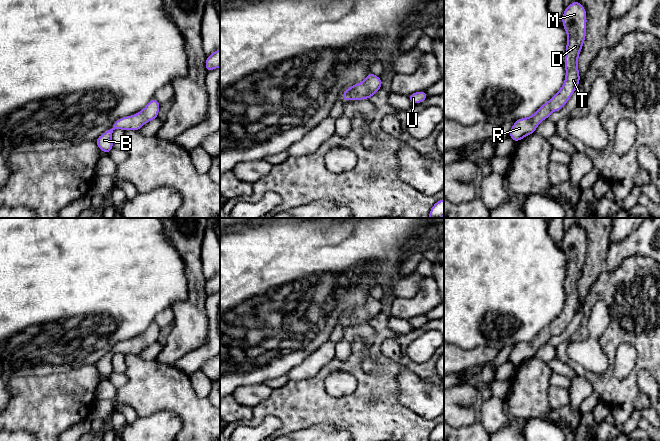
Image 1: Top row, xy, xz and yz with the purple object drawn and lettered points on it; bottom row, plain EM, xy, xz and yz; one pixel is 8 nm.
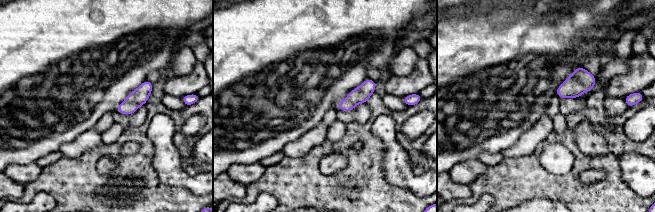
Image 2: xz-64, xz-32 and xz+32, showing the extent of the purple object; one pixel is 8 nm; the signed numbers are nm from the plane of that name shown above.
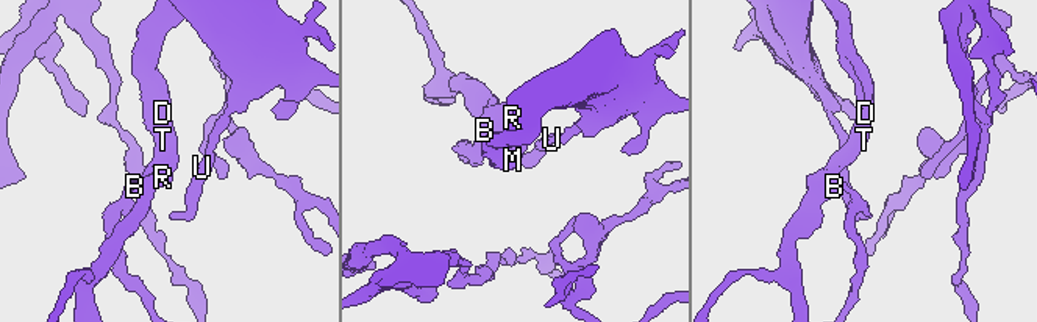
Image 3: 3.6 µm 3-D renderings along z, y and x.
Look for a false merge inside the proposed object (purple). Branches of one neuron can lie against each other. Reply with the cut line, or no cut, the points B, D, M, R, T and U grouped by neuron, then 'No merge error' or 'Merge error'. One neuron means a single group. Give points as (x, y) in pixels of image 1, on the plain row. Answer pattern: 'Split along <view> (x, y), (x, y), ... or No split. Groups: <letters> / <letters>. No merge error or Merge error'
No split. Groups: B D M R T U. No merge error

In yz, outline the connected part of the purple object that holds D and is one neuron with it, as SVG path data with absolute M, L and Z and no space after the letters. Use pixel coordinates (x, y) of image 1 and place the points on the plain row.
M573 225L564 233L562 249L567 257L564 307L561 313L533 339L515 344L509 357L509 362L513 365L519 366L524 361L535 357L538 349L548 343L552 336L561 334L577 313L578 307L581 305L578 281L586 261L586 248L586 233L580 226Z

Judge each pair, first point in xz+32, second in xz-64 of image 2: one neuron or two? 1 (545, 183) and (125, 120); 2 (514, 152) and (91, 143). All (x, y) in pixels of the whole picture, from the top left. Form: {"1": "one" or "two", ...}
{"1": "two", "2": "one"}

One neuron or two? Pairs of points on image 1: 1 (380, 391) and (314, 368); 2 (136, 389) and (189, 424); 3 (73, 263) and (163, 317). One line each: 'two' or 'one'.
1: two
2: one
3: two

